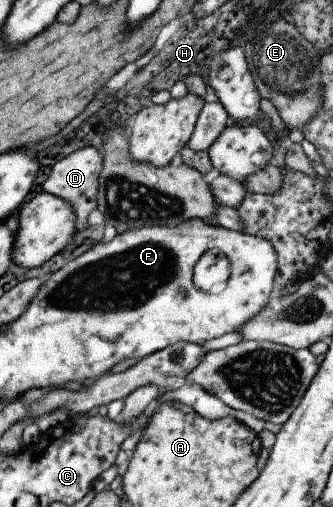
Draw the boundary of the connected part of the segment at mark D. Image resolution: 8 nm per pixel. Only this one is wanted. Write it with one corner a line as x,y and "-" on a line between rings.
94,147
76,150
54,163
42,183
42,192
53,194
72,205
75,214
75,232
88,227
86,217
97,208
97,180
101,169
101,157

